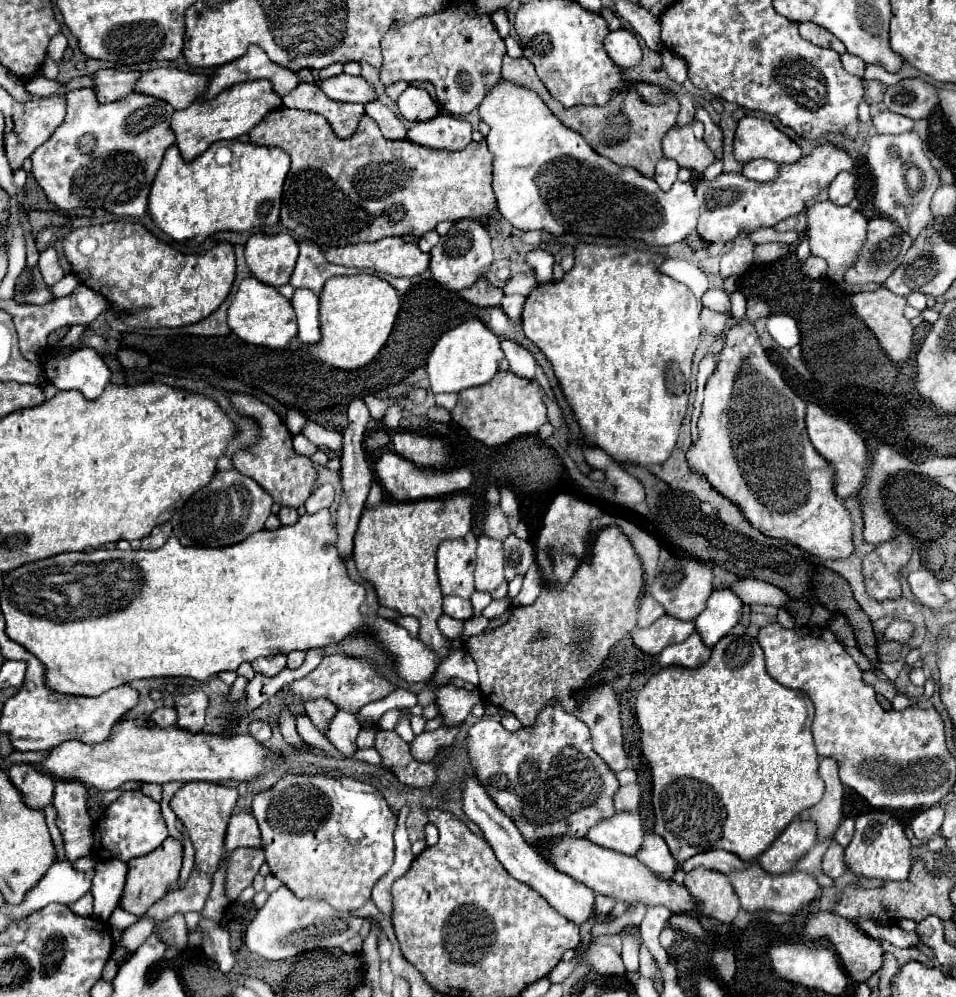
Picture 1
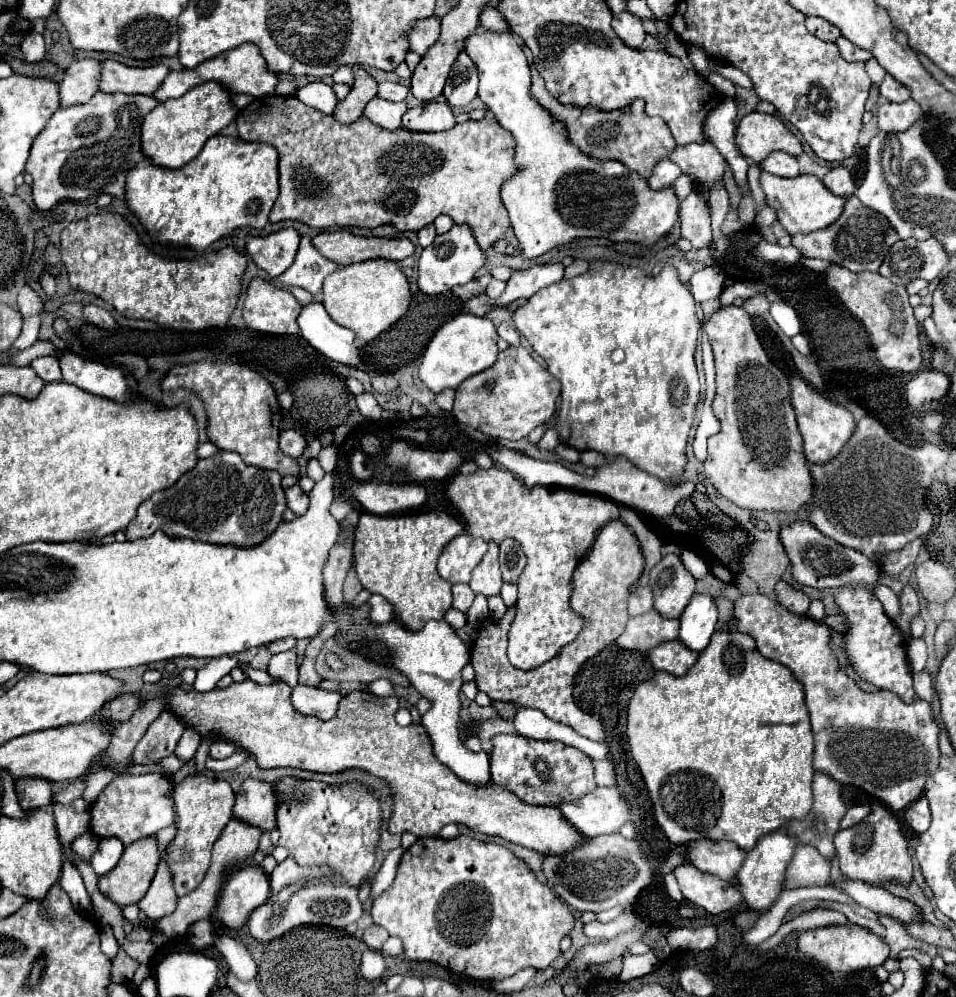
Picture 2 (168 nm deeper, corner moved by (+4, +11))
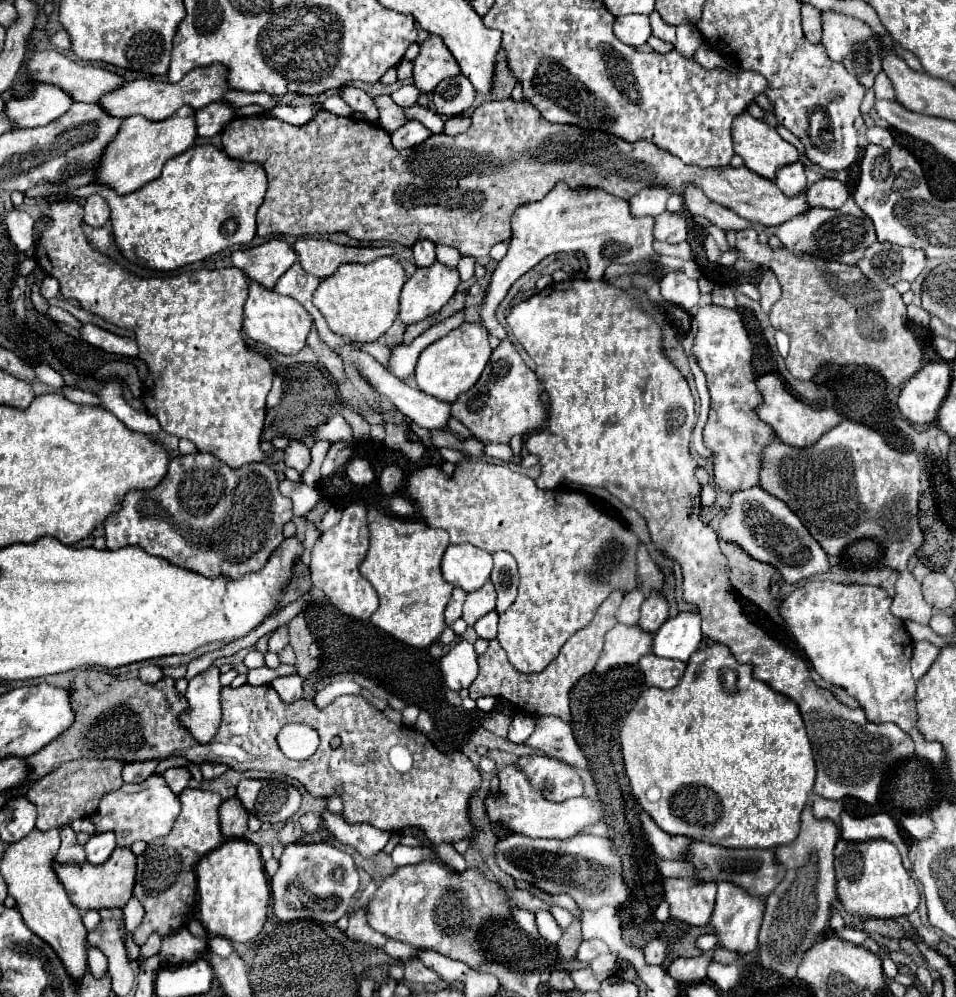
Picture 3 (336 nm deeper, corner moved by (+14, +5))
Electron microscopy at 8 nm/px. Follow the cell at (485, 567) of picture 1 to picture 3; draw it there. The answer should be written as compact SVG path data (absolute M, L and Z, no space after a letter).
M488 580L482 588L470 592L470 594L466 596L462 618L466 620L468 626L472 626L480 616L492 612L494 608L496 608L496 592L494 592L494 586L492 586L490 580Z

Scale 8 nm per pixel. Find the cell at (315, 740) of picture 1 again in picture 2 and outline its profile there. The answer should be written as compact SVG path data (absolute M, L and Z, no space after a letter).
M288 650L282 654L276 654L270 658L268 664L268 674L274 680L288 682L290 688L298 684L298 662L296 662L296 650Z

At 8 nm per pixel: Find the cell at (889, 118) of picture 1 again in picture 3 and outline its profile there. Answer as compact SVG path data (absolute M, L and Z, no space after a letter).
M872 126L866 130L866 136L868 136L868 142L870 144L878 144L882 148L888 148L894 144L892 140L892 134L888 128L882 128L882 126Z

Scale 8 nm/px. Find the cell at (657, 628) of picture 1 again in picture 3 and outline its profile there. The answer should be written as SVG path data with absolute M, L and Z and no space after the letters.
M616 624L604 642L604 650L598 658L596 672L602 674L614 666L622 664L636 664L644 654L652 652L654 636L644 632L640 626L626 626Z

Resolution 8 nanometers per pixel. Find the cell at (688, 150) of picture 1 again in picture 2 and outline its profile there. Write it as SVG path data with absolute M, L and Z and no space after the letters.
M708 142L678 146L670 154L670 160L676 162L684 174L692 176L700 186L708 190L724 180L724 172L728 166L716 146Z

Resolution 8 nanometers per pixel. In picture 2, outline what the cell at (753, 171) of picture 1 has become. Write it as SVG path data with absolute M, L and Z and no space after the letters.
M772 152L772 156L768 156L760 166L766 172L770 172L774 176L782 176L782 178L794 178L800 174L796 156L790 156L786 152Z

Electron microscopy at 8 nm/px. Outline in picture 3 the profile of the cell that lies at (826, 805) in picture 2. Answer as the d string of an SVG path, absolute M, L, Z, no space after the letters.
M812 806L802 810L802 828L792 844L776 846L776 858L786 866L786 878L778 888L766 896L766 912L760 928L760 964L786 978L796 976L796 966L802 954L814 944L816 938L828 928L830 908L836 902L834 880L834 846L838 840L838 828L828 818L816 818Z

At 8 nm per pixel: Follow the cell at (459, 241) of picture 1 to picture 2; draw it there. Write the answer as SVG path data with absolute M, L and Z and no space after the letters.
M456 224L450 232L436 236L432 246L424 248L424 252L418 260L418 280L416 280L418 288L422 294L428 294L428 296L444 294L444 292L452 290L454 286L462 286L466 282L470 282L474 278L474 274L484 266L484 262L486 262L486 254L476 244L472 230L466 224L464 226Z

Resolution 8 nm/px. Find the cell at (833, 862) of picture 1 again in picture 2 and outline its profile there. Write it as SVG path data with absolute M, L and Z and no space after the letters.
M798 846L786 868L784 888L800 886L828 886L830 880L830 862L824 860L816 848Z

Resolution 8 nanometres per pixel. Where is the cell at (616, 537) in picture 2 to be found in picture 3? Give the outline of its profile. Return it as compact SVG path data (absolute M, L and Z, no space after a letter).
M612 592L604 602L602 606L598 608L594 620L590 622L590 626L578 630L578 634L574 634L560 650L560 654L550 662L550 666L538 674L520 674L516 672L510 662L506 662L506 652L502 650L499 642L494 639L489 642L488 649L484 654L478 654L478 676L476 680L470 684L468 692L470 692L470 698L482 698L482 696L494 696L498 700L506 700L506 702L512 702L514 706L518 706L522 712L526 714L532 714L532 716L556 716L564 722L572 722L570 718L570 690L572 686L576 684L578 678L586 676L586 674L592 674L594 672L594 664L596 664L596 658L600 656L600 650L602 650L602 640L606 636L606 632L610 628L616 626L616 608L620 606L622 602L622 594L620 592Z

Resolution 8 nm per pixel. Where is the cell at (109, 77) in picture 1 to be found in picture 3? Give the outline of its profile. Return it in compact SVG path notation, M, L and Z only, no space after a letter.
M38 82L34 92L26 98L10 98L6 102L6 114L18 124L18 128L36 128L60 118L72 104L72 96L60 86Z

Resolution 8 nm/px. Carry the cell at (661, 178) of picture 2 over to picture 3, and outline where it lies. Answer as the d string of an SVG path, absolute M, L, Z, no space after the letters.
M650 186L634 194L630 198L630 208L634 216L658 216L666 210L666 202L674 192L670 192L666 186Z

